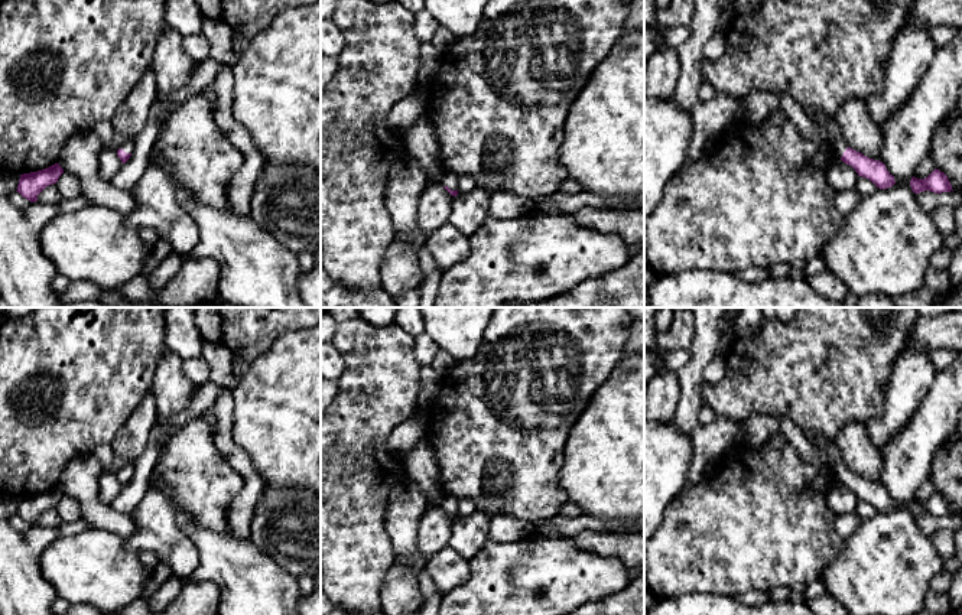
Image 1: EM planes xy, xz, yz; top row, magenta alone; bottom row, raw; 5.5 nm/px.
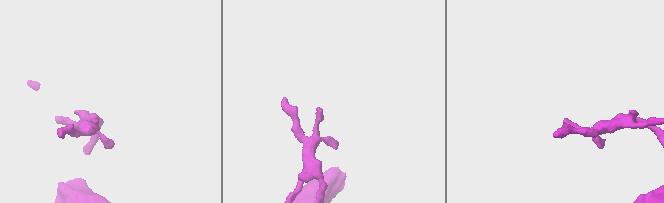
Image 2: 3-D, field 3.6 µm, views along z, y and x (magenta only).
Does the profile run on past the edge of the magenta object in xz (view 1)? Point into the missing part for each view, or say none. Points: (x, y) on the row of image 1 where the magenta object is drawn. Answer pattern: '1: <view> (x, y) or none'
1: xz (449, 179)

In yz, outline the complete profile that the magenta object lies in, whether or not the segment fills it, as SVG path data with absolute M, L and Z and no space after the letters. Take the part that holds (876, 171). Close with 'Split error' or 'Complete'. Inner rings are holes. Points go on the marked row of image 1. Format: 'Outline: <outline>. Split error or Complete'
Outline: M807 114L816 126L822 127L829 134L829 146L833 153L846 165L852 166L858 176L870 179L877 188L891 188L896 180L894 176L887 170L885 165L880 160L870 159L862 153L851 149L833 118L822 114Z. Split error

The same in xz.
Outline: M445 172L439 180L439 183L452 195L458 195L458 179L459 176L452 172Z. Split error

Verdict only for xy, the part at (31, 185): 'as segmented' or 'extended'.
as segmented

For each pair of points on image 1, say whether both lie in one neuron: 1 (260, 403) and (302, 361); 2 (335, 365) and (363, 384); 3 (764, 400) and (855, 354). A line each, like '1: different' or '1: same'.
1: same
2: different
3: same

